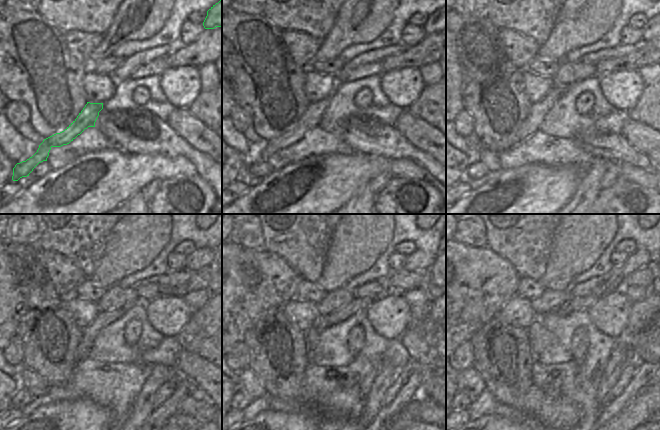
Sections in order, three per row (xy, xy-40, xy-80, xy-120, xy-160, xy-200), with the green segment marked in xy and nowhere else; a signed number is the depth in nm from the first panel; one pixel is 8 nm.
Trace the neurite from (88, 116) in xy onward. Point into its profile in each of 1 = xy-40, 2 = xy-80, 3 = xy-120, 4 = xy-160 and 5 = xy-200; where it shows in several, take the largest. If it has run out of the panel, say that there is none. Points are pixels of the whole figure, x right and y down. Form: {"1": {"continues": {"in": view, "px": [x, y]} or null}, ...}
{"1": {"continues": {"in": "xy-40", "px": [312, 118]}}, "2": {"continues": {"in": "xy-80", "px": [539, 110]}}, "3": {"continues": {"in": "xy-120", "px": [103, 319]}}, "4": {"continues": {"in": "xy-160", "px": [338, 315]}}, "5": {"continues": {"in": "xy-200", "px": [611, 283]}}}

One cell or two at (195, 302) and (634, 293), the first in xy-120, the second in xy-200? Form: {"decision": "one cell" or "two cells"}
{"decision": "one cell"}

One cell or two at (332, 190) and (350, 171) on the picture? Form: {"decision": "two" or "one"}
{"decision": "one"}

